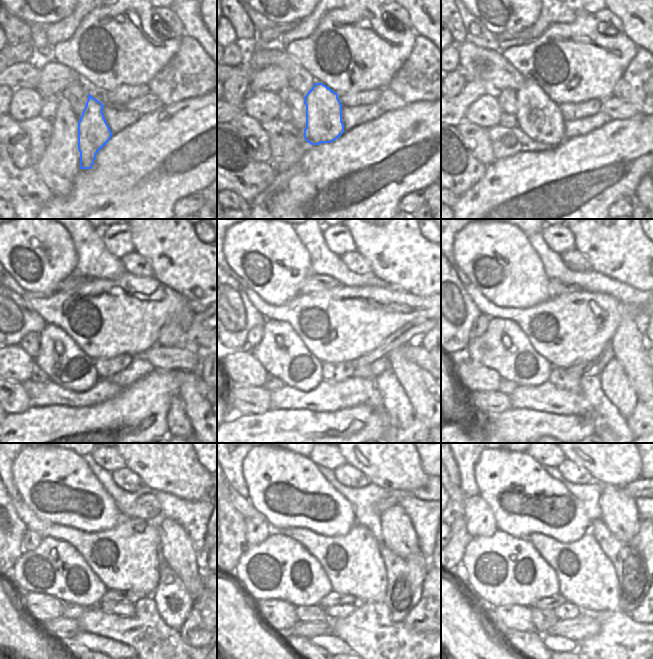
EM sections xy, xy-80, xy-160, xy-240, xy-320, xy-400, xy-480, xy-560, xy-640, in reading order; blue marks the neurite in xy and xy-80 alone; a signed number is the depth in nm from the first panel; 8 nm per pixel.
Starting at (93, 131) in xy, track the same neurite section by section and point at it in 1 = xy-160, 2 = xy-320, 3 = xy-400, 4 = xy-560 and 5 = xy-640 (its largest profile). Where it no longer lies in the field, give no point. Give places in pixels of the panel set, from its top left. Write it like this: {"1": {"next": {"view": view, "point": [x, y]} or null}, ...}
{"1": {"next": {"view": "xy-160", "point": [533, 103]}}, "2": {"next": {"view": "xy-320", "point": [283, 354]}}, "3": {"next": {"view": "xy-400", "point": [504, 347]}}, "4": {"next": {"view": "xy-560", "point": [280, 567]}}, "5": {"next": {"view": "xy-640", "point": [501, 569]}}}

